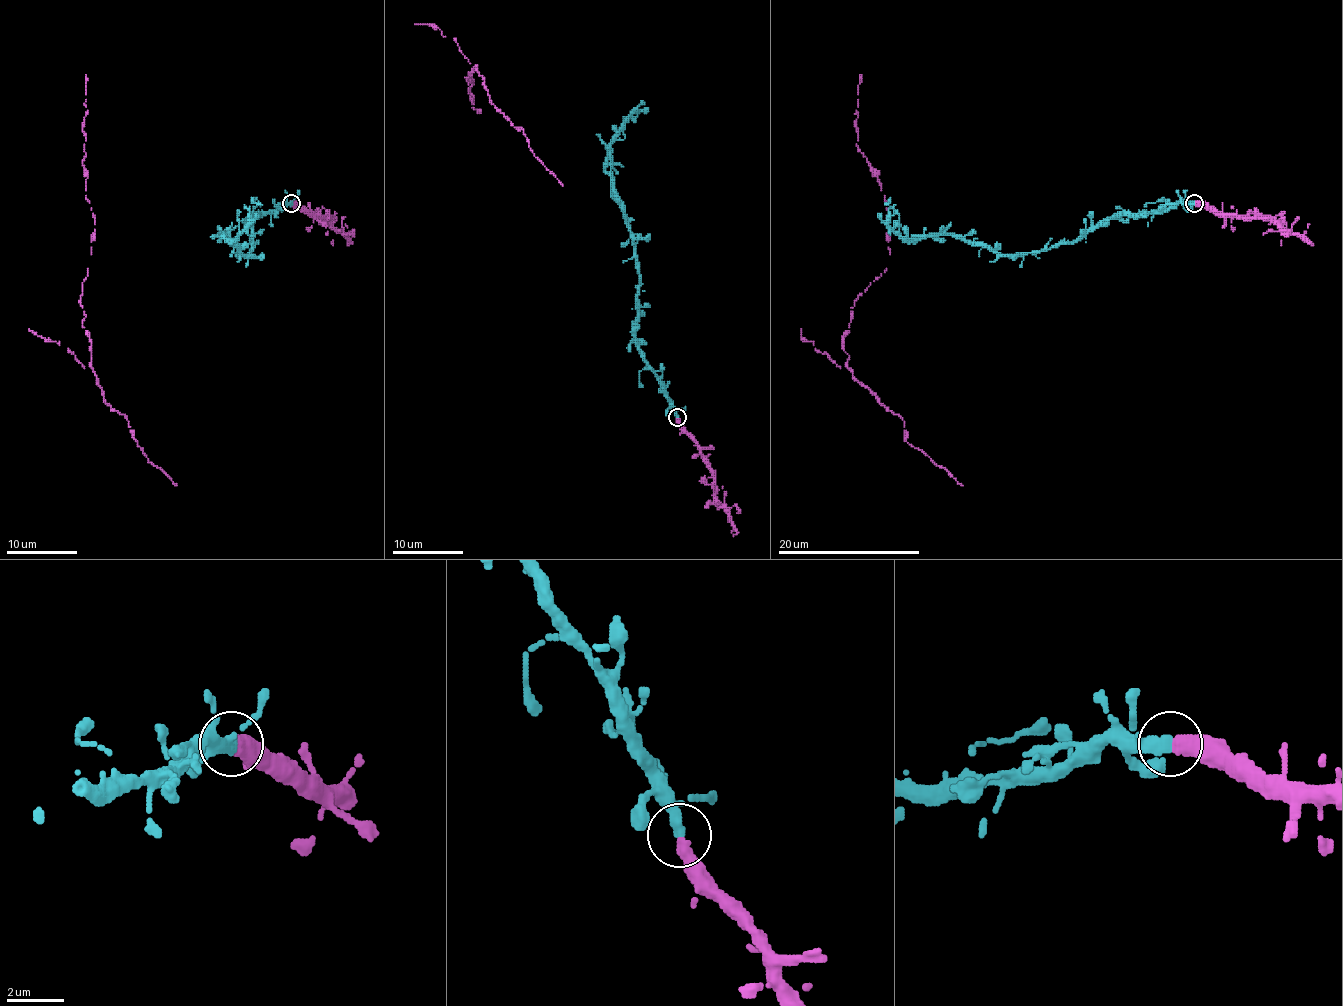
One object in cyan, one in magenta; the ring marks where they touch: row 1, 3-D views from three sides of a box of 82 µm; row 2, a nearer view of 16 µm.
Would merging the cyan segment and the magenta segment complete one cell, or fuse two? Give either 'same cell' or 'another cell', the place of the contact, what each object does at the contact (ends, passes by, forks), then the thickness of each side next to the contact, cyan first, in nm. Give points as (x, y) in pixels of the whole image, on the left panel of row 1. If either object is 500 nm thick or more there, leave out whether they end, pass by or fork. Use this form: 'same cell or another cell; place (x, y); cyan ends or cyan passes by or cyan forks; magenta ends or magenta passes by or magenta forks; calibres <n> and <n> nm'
same cell; place (291, 203); cyan passes by; magenta ends; calibres 320 and 440 nm

